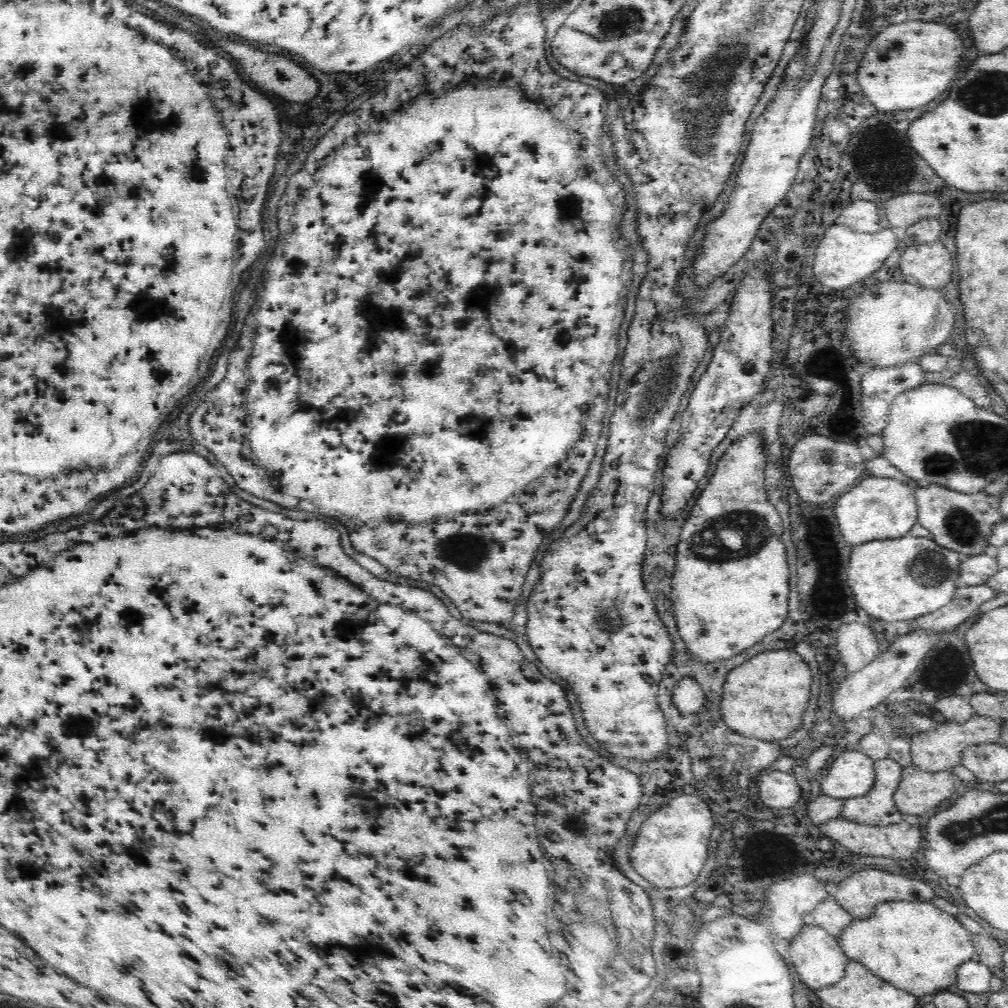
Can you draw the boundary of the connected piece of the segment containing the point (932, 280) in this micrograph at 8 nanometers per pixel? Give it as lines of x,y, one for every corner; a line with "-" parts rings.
939,239
932,242
924,242
924,244
903,246
902,251
899,258
899,266
902,268
902,272
906,276
912,276
918,280
920,284
924,284
924,287
940,290
952,278
952,256

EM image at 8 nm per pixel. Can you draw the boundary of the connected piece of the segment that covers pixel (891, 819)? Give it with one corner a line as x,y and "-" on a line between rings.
890,757
874,761
874,784
868,792
856,798
848,798
842,802
840,817
858,824
888,826
902,821
902,813
894,804
894,790
898,788
903,767

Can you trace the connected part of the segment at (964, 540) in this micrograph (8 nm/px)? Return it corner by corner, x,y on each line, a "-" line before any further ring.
930,485
914,492
918,509
917,521
927,528
933,539
944,548
951,548
962,555
982,554
989,545
993,529
1003,520
998,513
998,496
987,493
960,493
944,486

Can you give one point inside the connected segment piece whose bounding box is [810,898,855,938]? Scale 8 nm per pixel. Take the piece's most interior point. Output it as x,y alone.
829,914

